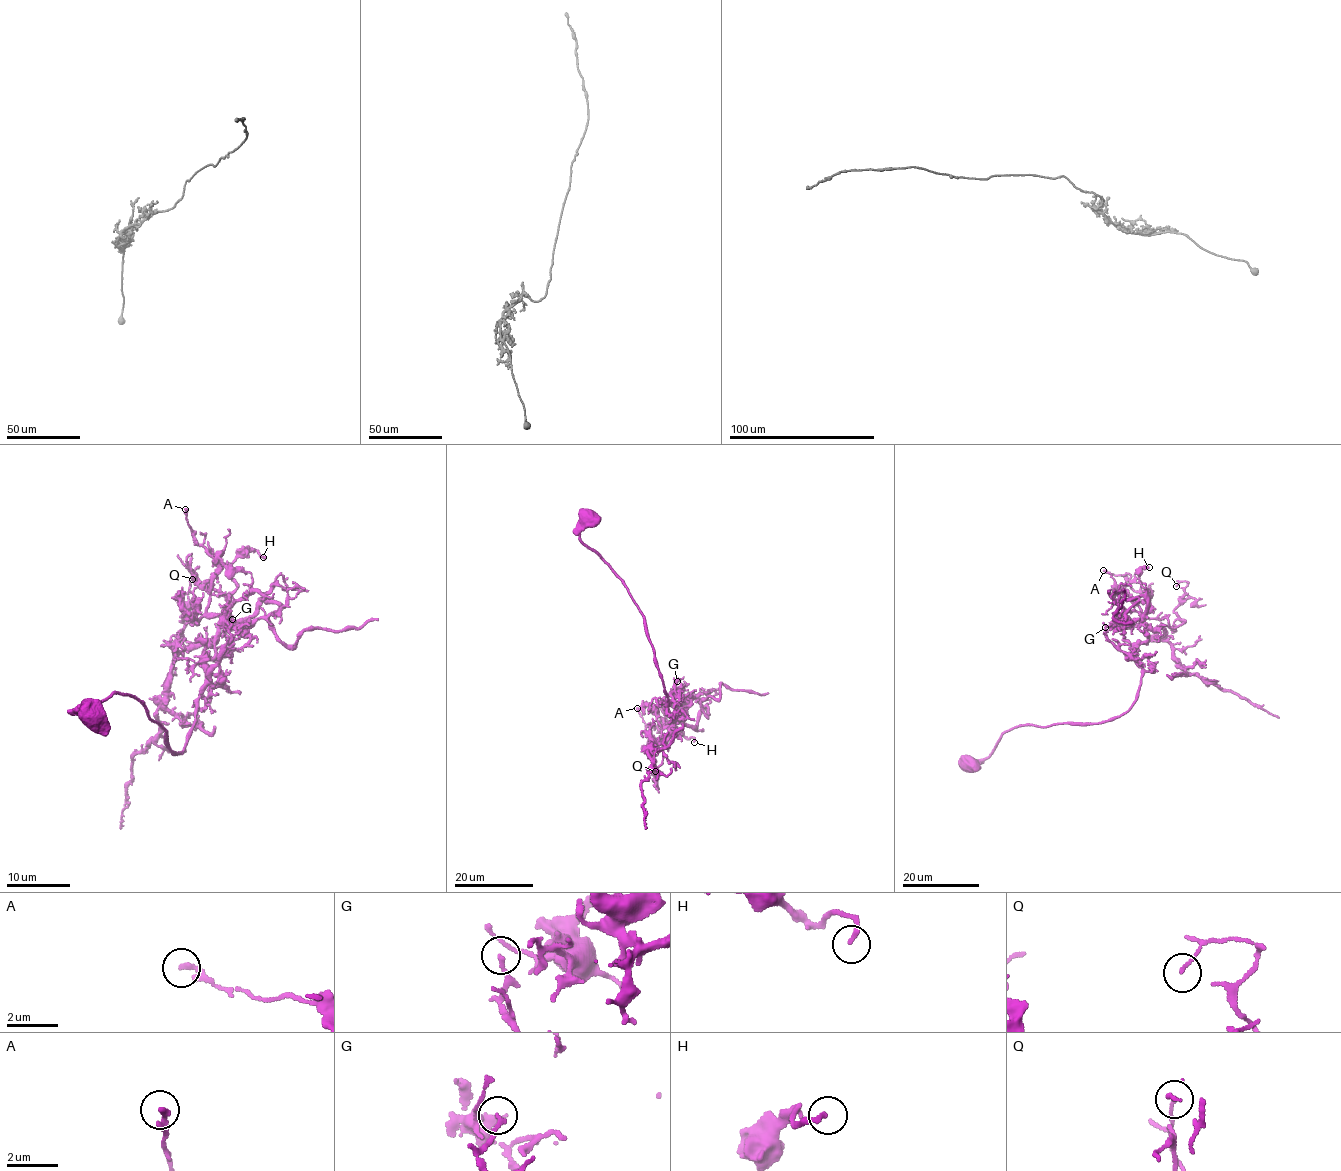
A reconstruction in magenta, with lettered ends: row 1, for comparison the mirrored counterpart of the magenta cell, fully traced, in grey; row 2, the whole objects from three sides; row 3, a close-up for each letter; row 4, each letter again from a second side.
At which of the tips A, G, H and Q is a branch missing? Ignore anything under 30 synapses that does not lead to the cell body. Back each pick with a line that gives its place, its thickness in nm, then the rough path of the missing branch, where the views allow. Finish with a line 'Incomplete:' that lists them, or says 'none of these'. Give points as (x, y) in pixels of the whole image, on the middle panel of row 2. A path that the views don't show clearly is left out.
Incomplete: none of these

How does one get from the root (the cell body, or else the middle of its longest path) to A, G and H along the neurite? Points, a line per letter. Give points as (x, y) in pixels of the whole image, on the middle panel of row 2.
A: (587, 518), (579, 538), (620, 579), (643, 616), (674, 720), (664, 727), (661, 717), (652, 726), (637, 708)
G: (587, 518), (579, 538), (620, 579), (643, 616), (667, 705), (677, 681)
H: (587, 518), (579, 538), (620, 579), (643, 616), (666, 710), (680, 733), (673, 732), (694, 742)

